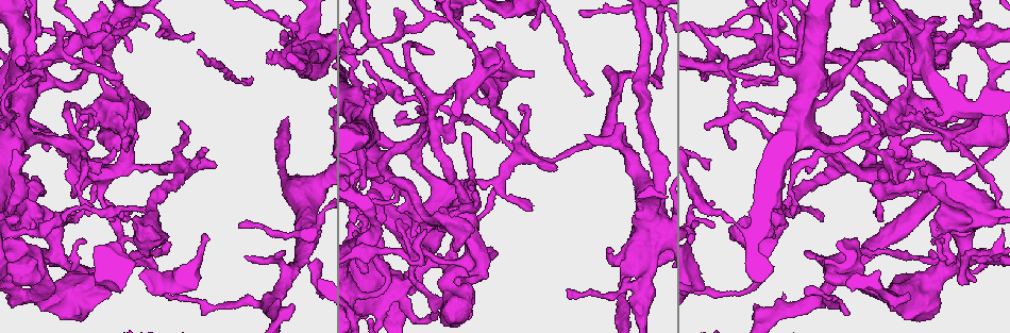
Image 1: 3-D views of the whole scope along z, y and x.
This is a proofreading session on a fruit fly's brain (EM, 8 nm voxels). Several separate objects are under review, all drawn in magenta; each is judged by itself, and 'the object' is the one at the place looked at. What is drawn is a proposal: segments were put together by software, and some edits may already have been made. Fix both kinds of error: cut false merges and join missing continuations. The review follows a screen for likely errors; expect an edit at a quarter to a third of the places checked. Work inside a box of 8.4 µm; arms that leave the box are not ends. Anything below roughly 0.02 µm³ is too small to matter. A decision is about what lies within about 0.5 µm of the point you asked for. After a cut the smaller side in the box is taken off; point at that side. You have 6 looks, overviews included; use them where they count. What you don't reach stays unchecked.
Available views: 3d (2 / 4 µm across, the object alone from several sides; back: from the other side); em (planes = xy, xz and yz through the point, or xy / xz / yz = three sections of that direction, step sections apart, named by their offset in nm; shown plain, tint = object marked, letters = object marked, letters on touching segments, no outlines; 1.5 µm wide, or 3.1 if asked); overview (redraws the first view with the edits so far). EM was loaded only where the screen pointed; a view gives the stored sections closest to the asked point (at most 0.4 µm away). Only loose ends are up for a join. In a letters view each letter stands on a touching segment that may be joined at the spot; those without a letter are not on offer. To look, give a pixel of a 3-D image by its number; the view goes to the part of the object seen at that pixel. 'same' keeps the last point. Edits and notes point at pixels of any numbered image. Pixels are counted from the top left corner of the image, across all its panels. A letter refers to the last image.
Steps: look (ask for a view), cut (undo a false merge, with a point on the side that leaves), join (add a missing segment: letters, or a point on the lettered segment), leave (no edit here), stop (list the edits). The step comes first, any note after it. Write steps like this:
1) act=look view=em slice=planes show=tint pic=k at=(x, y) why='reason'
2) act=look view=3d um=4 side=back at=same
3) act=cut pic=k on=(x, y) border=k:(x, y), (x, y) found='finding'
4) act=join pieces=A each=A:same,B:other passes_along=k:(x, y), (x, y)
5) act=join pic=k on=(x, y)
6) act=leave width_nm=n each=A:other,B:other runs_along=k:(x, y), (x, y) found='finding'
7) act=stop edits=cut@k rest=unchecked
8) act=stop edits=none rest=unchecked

act=look view=3d um=2 pic=1 at=(730, 227)

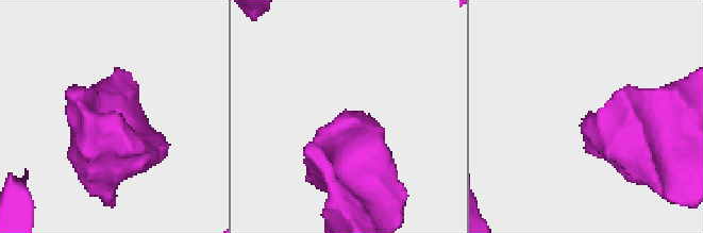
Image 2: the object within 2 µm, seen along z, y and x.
act=look view=em slice=xz step=8 show=tint pic=2 at=(589, 111) why='shape alone is not enough'

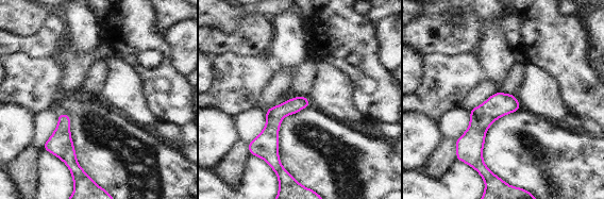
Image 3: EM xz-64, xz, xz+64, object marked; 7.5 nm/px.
act=look view=em slice=planes show=letters at=same why='cut it another way'

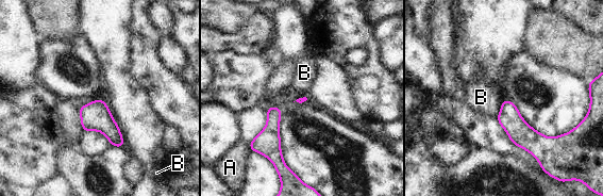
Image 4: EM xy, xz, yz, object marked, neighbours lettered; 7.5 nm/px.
act=leave each=A:other,B:other border=4:(501, 103), (501, 109), (496, 117) found='none of them fits'

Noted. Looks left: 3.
act=look view=em slice=yz step=4 show=tint pic=1 at=(410, 98) why='touches itself'

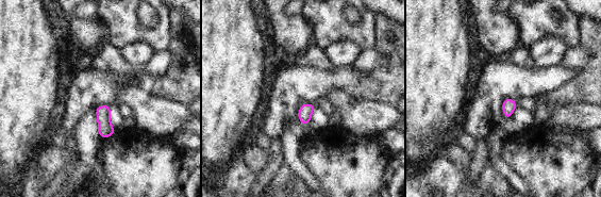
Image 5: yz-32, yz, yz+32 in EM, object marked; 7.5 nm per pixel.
act=look view=em slice=yz step=4 show=letters at=same

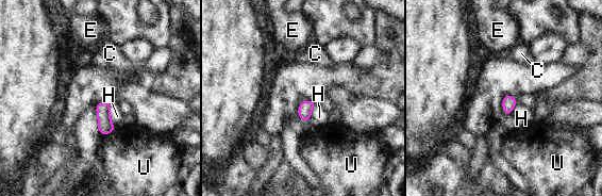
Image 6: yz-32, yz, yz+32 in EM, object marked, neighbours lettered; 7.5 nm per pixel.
act=leave each=C:other,E:other,H:other,U:other found='continuous, no second neuron'

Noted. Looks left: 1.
act=stop edits=none rest=unchecked

